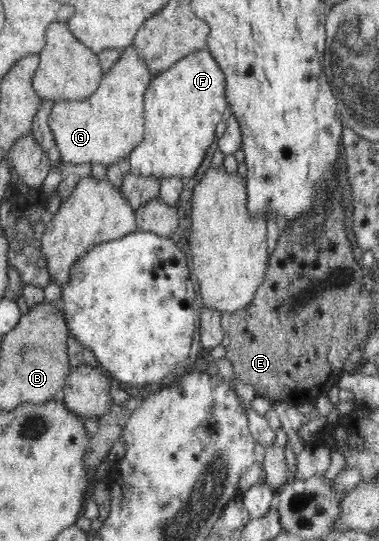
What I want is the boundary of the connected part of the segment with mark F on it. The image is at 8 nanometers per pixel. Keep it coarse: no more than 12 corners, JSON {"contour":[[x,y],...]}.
{"contour":[[207,47],[153,75],[135,175],[193,177],[228,110]]}

